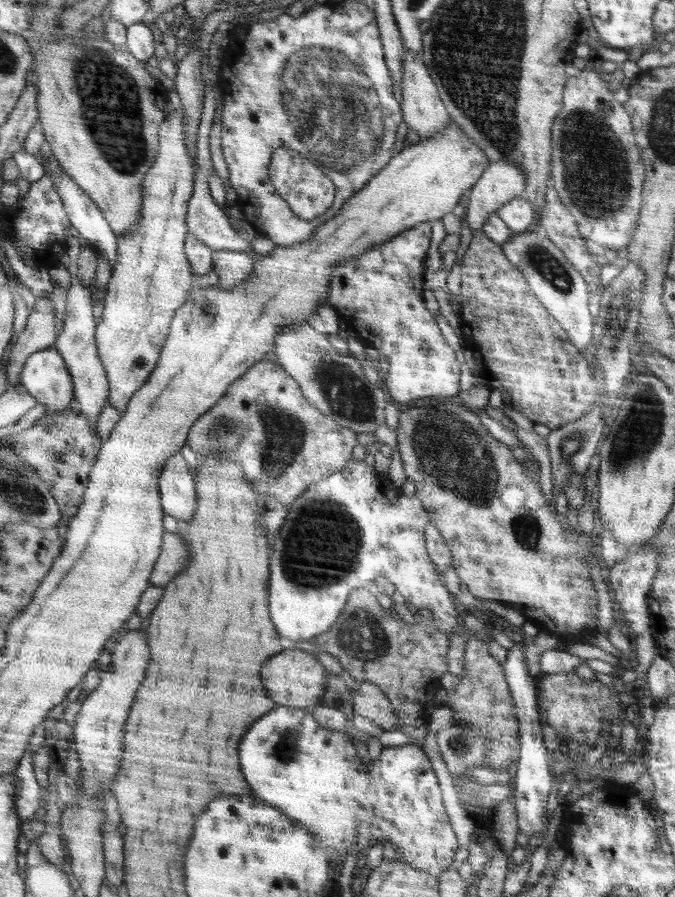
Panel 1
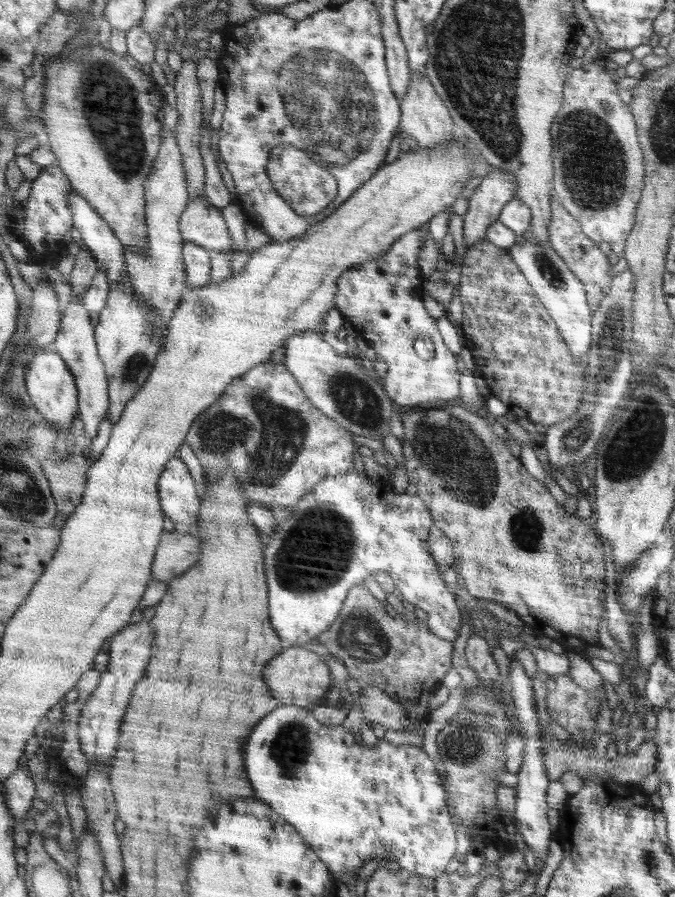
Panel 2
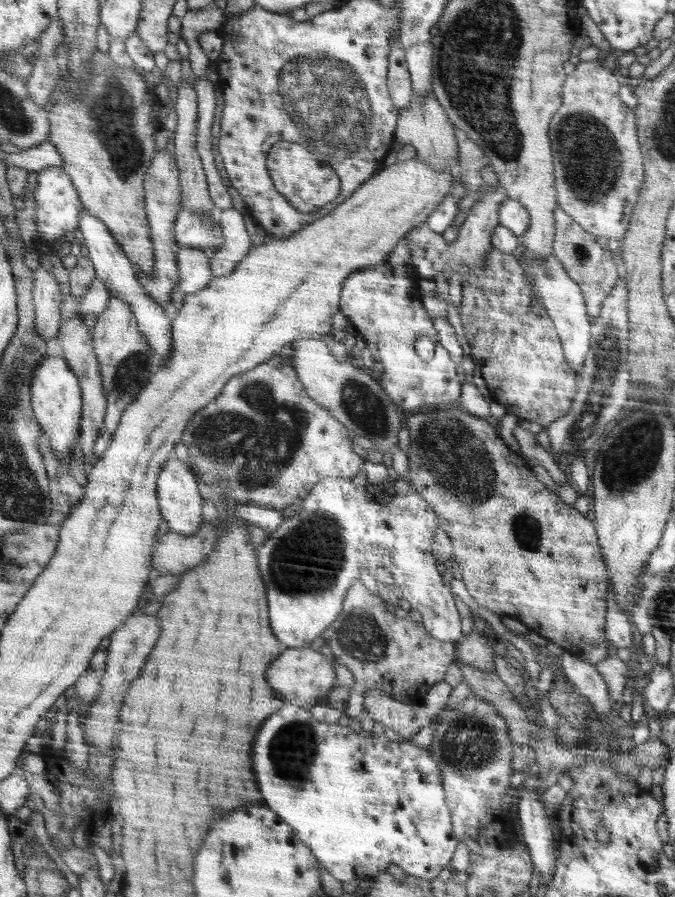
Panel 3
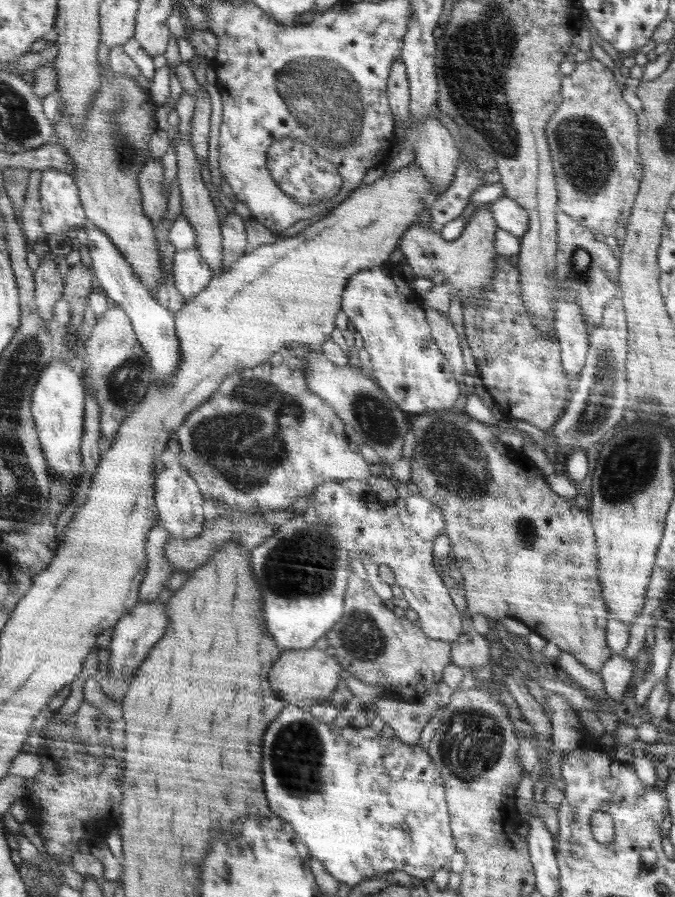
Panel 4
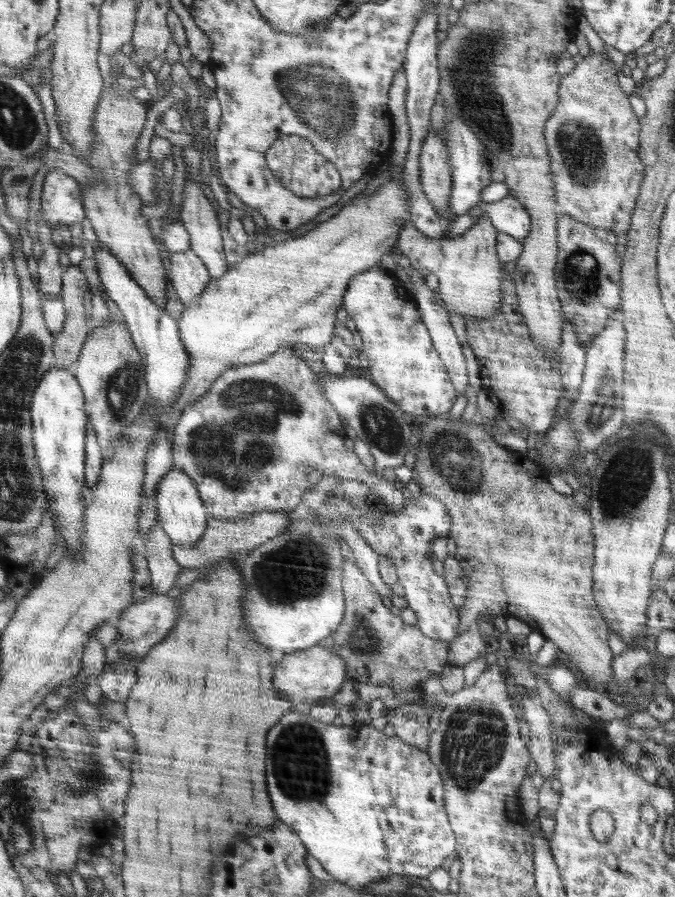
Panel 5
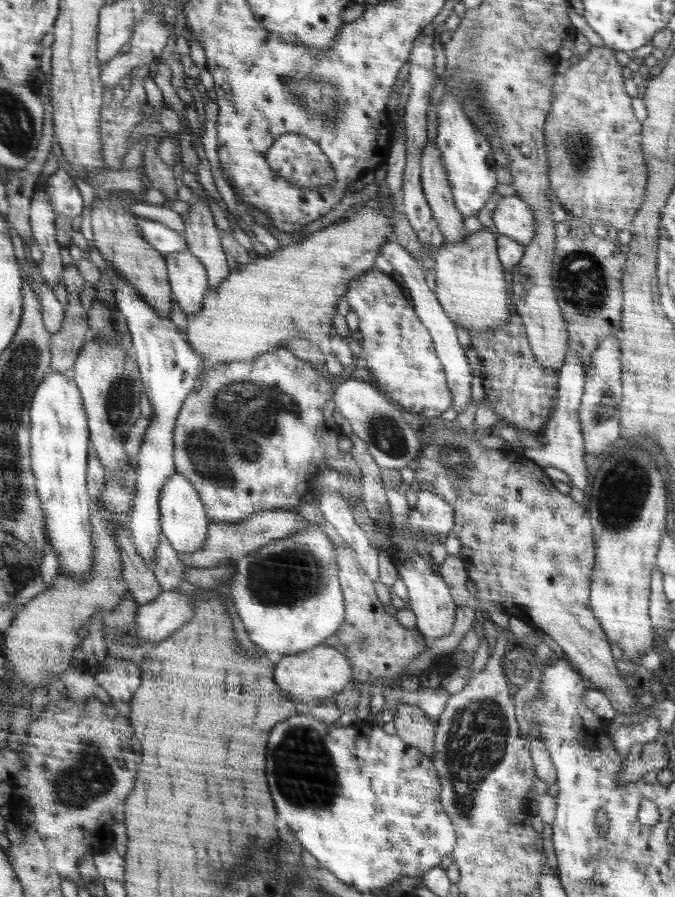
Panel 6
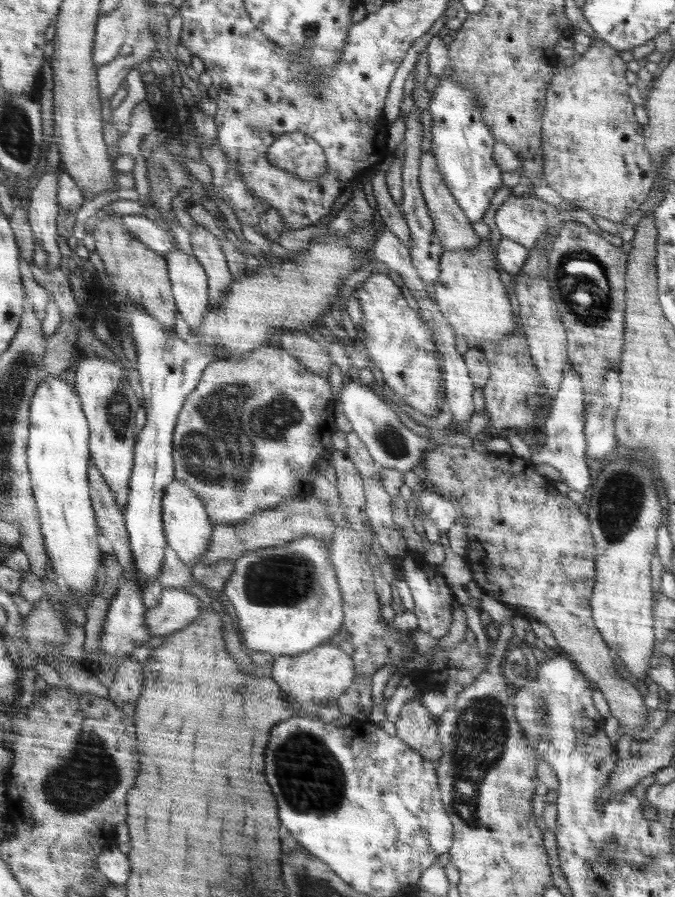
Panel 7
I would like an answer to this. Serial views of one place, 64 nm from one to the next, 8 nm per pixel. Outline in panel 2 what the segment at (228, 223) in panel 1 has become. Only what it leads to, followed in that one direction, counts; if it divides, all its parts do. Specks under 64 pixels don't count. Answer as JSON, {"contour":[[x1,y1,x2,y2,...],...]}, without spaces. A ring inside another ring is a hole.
{"contour":[[200,196,189,204,182,215,185,243,194,242,208,251,233,250,233,237,222,209,210,202,210,196]]}

